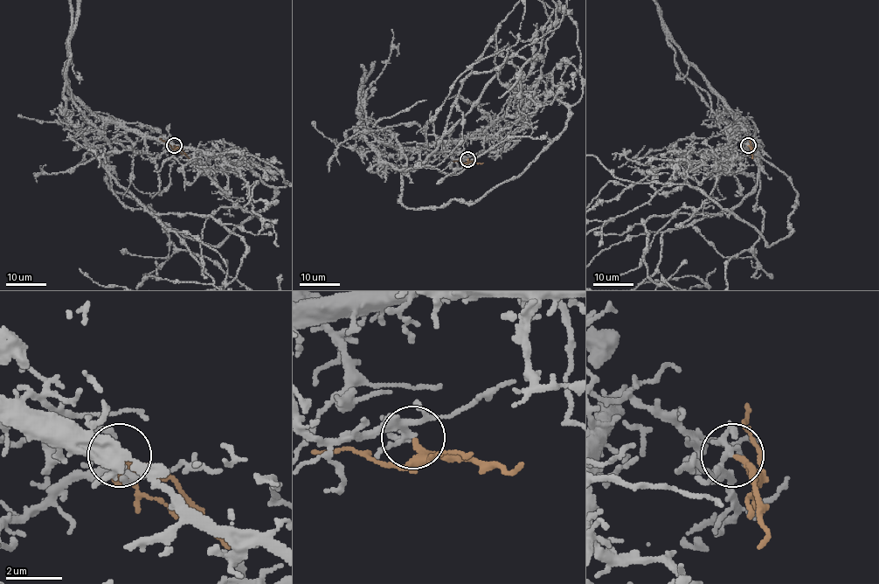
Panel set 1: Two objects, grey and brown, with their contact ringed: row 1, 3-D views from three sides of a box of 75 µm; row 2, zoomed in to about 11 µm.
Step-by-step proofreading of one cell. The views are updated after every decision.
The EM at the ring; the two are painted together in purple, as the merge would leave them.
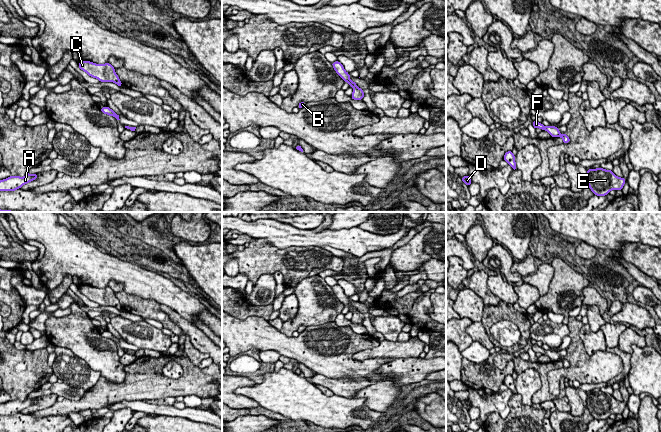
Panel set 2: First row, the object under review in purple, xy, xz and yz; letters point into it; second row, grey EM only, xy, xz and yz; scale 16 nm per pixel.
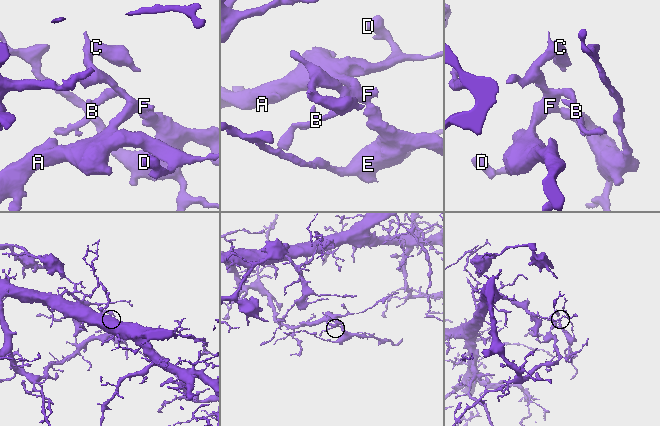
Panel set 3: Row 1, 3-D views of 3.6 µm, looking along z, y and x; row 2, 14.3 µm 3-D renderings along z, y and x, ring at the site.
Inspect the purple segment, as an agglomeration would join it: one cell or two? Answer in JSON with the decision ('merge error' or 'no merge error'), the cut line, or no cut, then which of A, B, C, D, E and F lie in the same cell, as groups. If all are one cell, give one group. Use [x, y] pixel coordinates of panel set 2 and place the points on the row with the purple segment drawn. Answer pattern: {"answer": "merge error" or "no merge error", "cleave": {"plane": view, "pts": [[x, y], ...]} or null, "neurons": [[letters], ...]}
{"answer": "no merge error", "cleave": null, "neurons": [["A", "B", "C", "D", "E", "F"]]}

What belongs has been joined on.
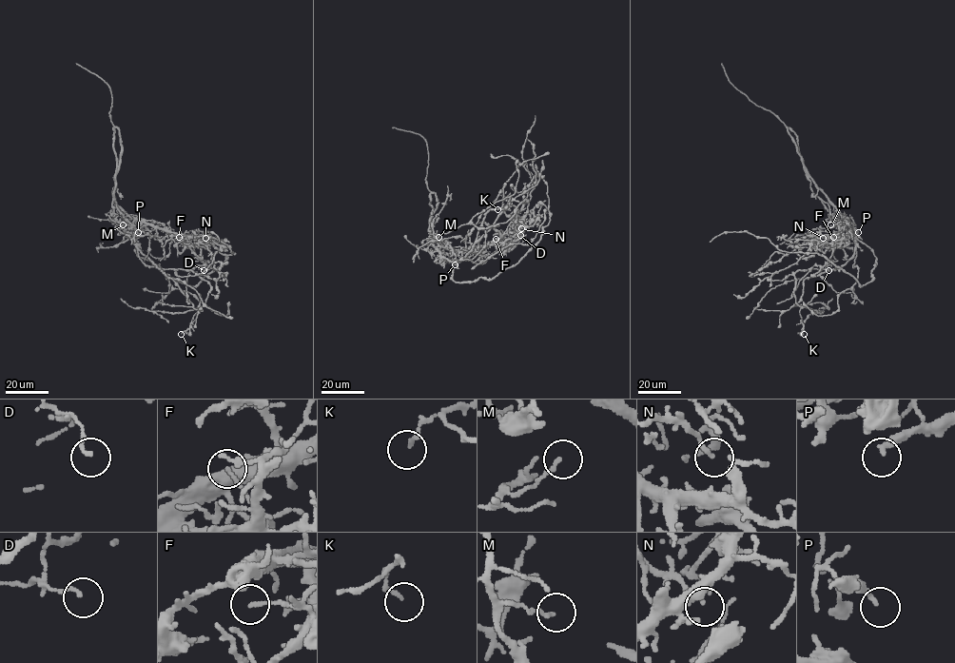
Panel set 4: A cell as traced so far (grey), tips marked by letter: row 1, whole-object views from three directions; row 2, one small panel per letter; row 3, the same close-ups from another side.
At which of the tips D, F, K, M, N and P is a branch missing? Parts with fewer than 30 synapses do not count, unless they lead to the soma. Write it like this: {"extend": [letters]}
{"extend": ["P"]}

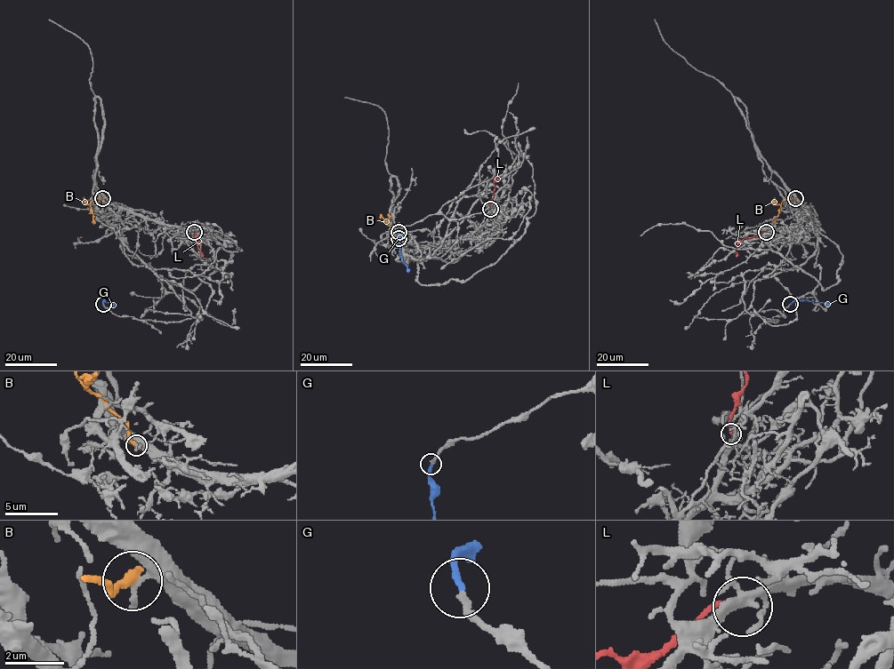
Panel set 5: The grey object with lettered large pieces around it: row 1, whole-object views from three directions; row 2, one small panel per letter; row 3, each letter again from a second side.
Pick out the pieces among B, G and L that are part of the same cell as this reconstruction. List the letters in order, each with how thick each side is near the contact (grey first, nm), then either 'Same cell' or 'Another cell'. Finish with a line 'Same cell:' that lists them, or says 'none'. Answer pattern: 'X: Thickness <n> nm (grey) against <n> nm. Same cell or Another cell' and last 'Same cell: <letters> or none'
B: Thickness 280 nm (grey) against 360 nm. Another cell
G: Thickness 190 nm (grey) against 180 nm. Same cell
L: Thickness 320 nm (grey) against 170 nm. Another cell
Same cell: G

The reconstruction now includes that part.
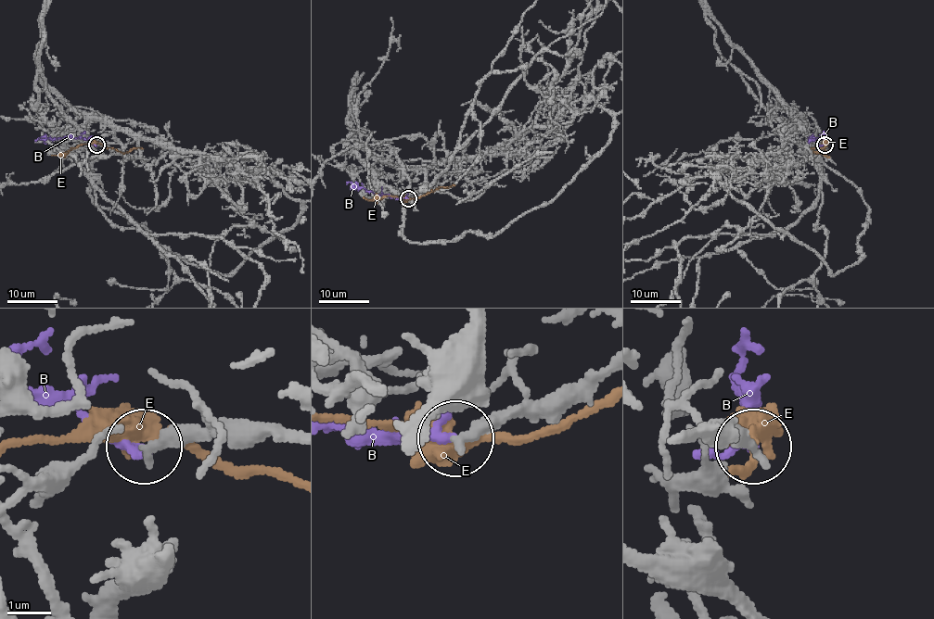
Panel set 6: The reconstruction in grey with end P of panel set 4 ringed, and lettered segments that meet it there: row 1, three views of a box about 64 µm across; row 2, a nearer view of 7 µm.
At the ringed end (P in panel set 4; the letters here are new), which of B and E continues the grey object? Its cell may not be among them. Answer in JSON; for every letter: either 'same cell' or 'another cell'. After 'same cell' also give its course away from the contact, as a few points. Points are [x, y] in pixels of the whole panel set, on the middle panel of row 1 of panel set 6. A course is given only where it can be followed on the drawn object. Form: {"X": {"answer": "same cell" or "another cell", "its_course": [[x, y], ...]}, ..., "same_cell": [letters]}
{"B": {"answer": "same cell", "its_course": [[408, 198], [377, 195], [349, 182], [347, 184]]}, "E": {"answer": "another cell"}, "same_cell": ["B"]}

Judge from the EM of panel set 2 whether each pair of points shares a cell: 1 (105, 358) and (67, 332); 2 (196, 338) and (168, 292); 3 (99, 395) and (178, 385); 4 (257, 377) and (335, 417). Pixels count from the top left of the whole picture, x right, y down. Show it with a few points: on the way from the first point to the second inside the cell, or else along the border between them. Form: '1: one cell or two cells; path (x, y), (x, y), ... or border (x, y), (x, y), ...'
1: one cell; path (96, 352), (76, 334)
2: two cells; border (165, 305), (175, 310), (194, 325)
3: one cell; path (119, 392), (128, 391), (137, 386), (158, 386)
4: two cells; border (273, 369), (266, 372), (263, 380), (257, 384)

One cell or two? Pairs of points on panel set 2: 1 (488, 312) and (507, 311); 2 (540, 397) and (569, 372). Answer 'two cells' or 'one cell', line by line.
1: one cell
2: two cells

